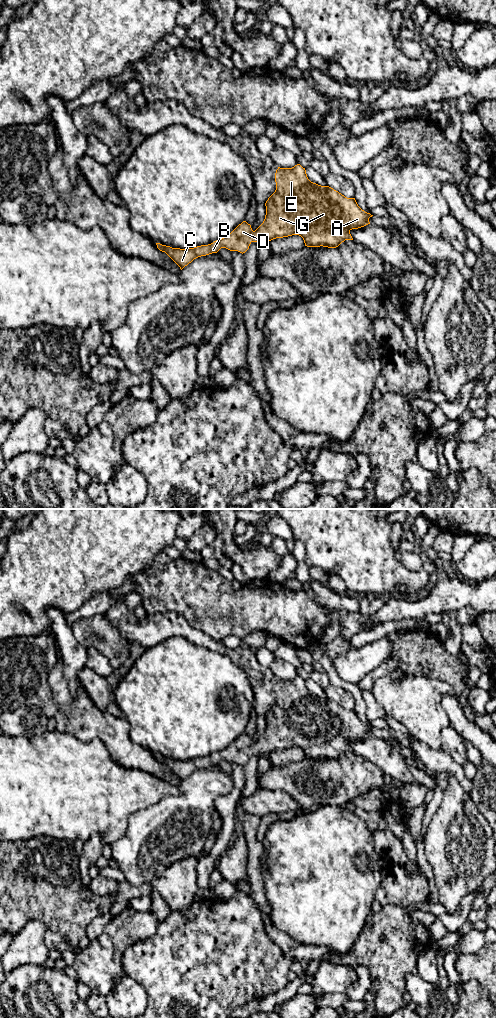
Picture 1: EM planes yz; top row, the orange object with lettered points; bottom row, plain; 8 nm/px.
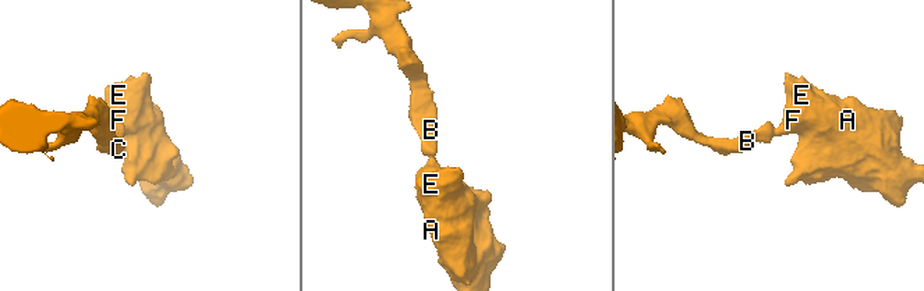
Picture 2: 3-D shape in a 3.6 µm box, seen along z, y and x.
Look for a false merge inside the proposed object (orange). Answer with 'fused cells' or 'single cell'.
single cell

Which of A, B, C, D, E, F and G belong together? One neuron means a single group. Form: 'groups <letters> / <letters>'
groups A B C D E F G

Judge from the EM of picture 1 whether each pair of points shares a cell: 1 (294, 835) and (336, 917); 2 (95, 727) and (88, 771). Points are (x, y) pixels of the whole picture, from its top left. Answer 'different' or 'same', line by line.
1: same
2: different

